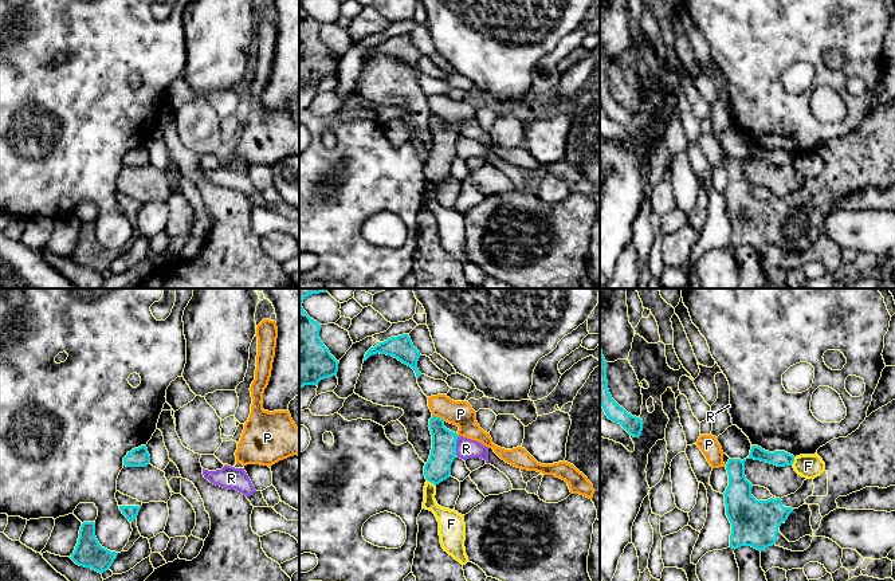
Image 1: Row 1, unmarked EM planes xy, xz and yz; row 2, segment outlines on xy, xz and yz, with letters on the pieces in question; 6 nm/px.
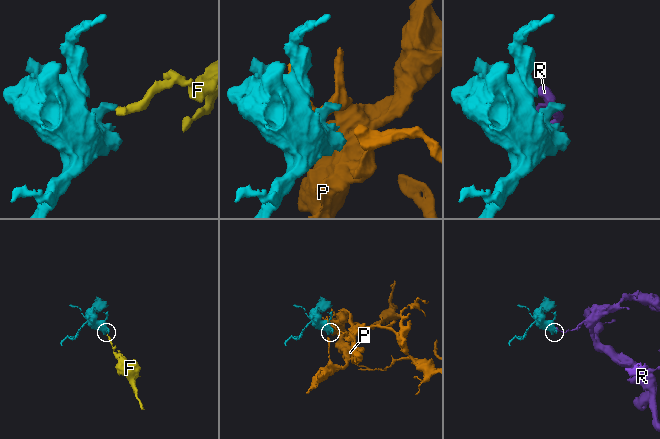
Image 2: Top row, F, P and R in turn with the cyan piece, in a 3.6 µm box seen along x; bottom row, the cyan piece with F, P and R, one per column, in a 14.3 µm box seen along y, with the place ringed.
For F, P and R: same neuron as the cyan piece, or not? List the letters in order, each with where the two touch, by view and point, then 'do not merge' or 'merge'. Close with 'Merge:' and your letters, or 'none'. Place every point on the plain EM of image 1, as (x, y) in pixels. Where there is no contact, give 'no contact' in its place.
F: meets cyan in xz at (431, 181); do not merge
P: meets cyan in xz at (439, 117); do not merge
R: meets cyan in xz at (455, 145); do not merge
Merge: none

